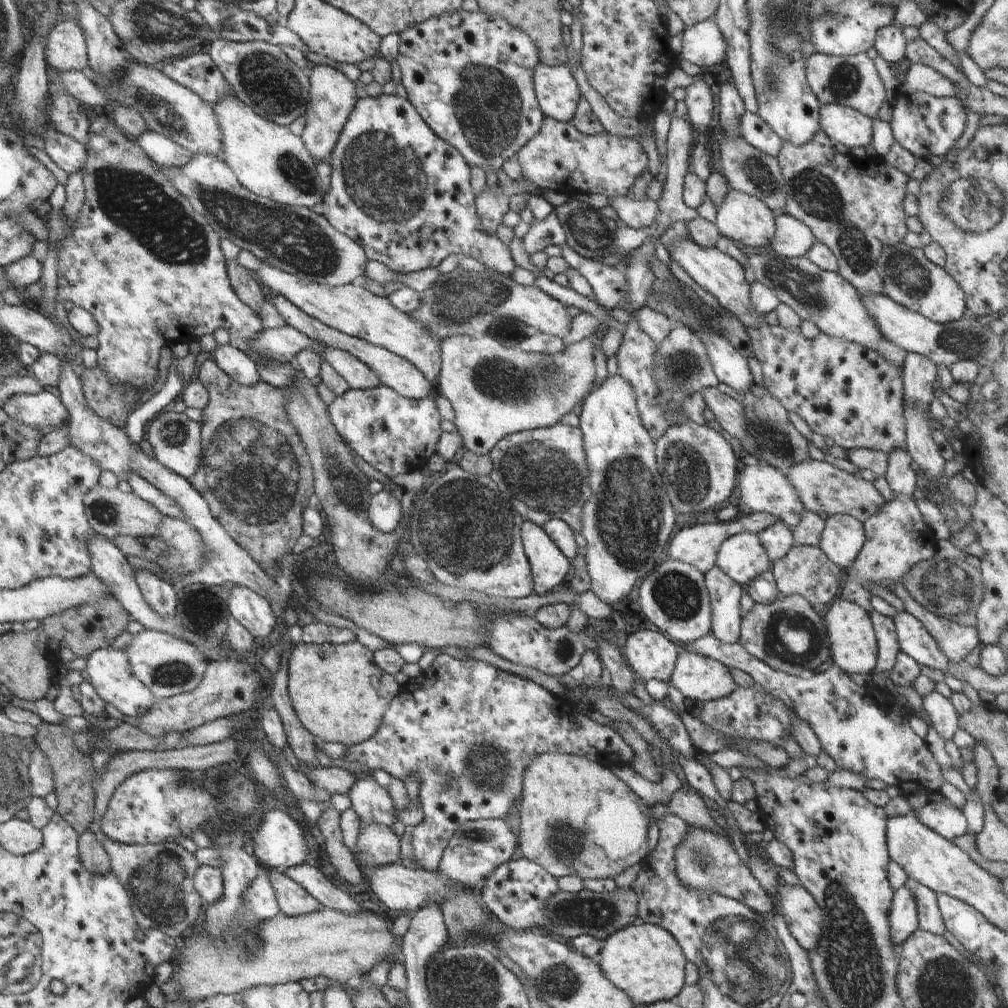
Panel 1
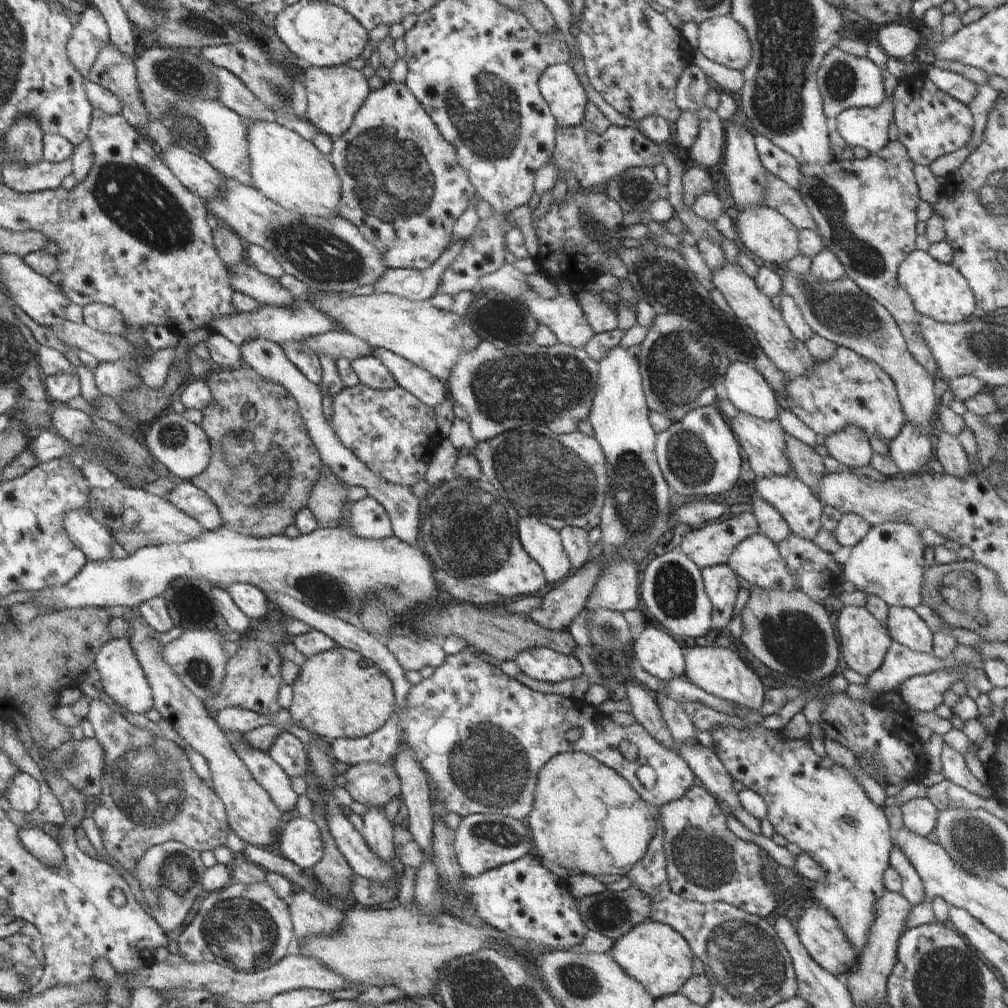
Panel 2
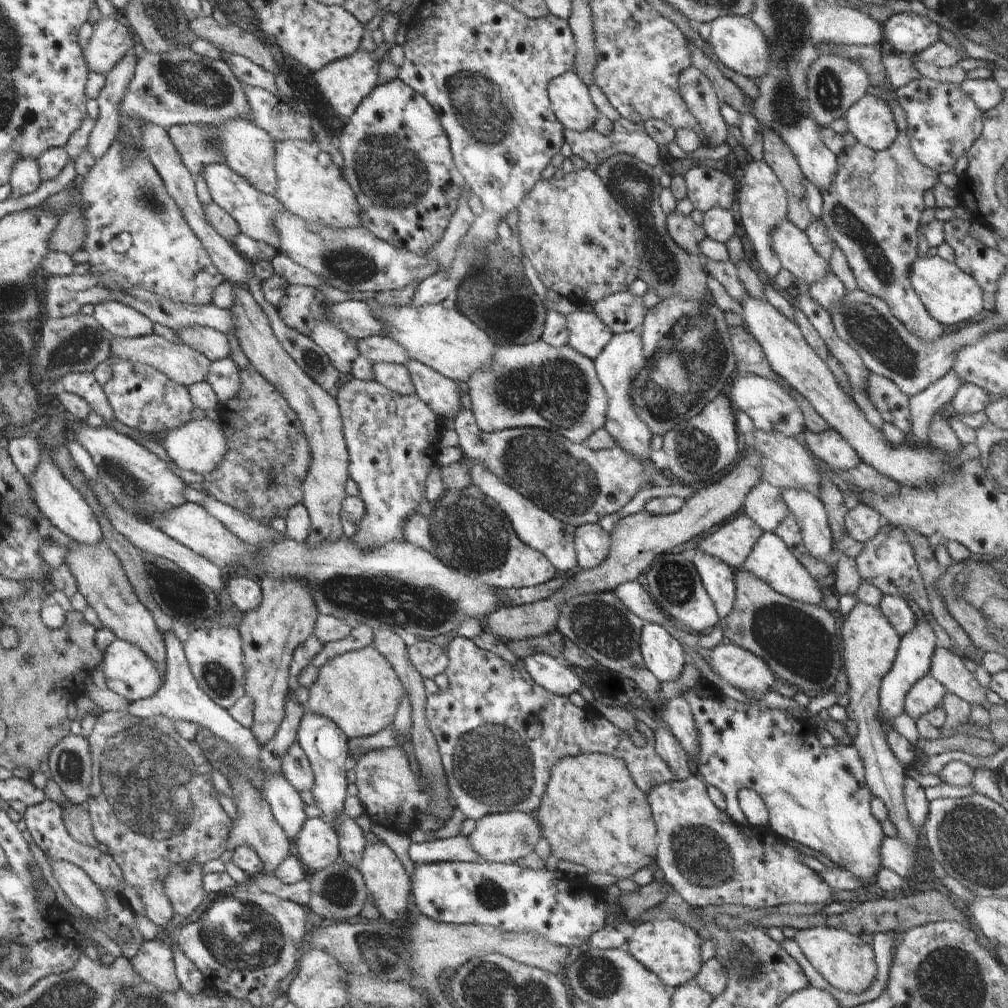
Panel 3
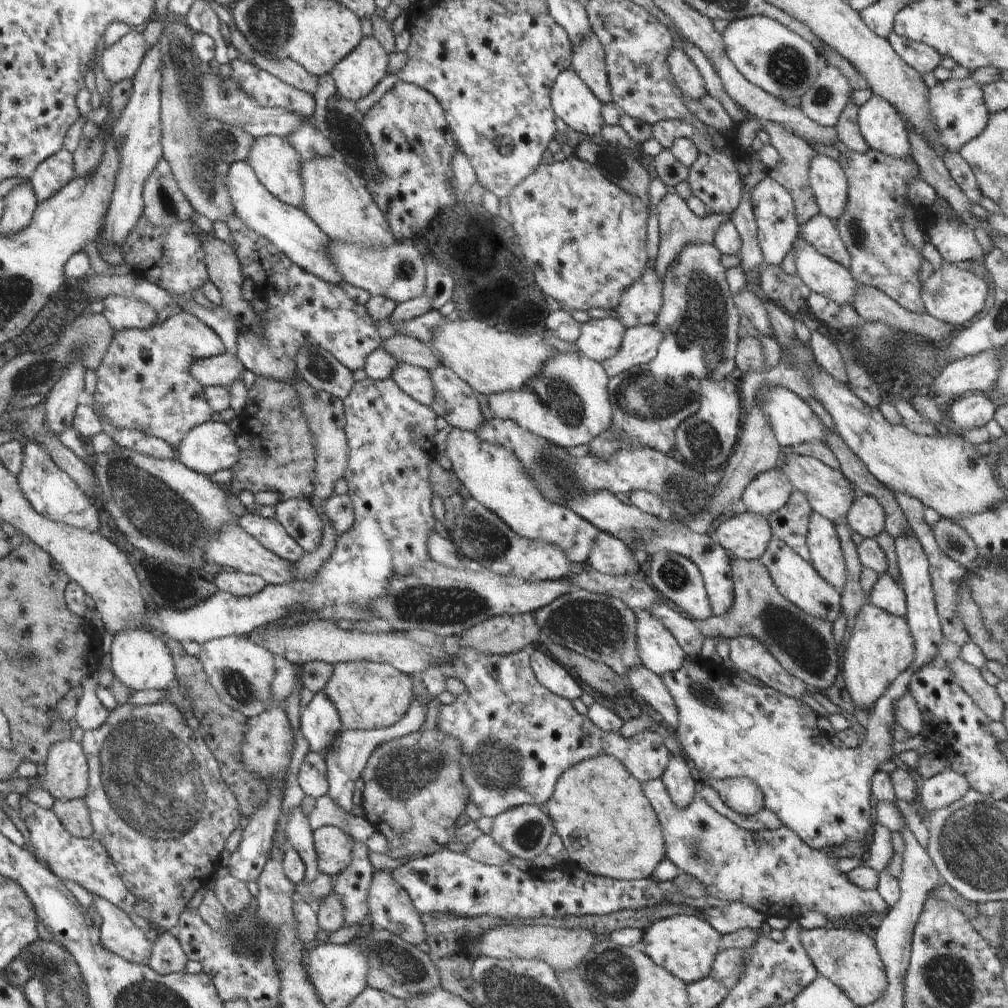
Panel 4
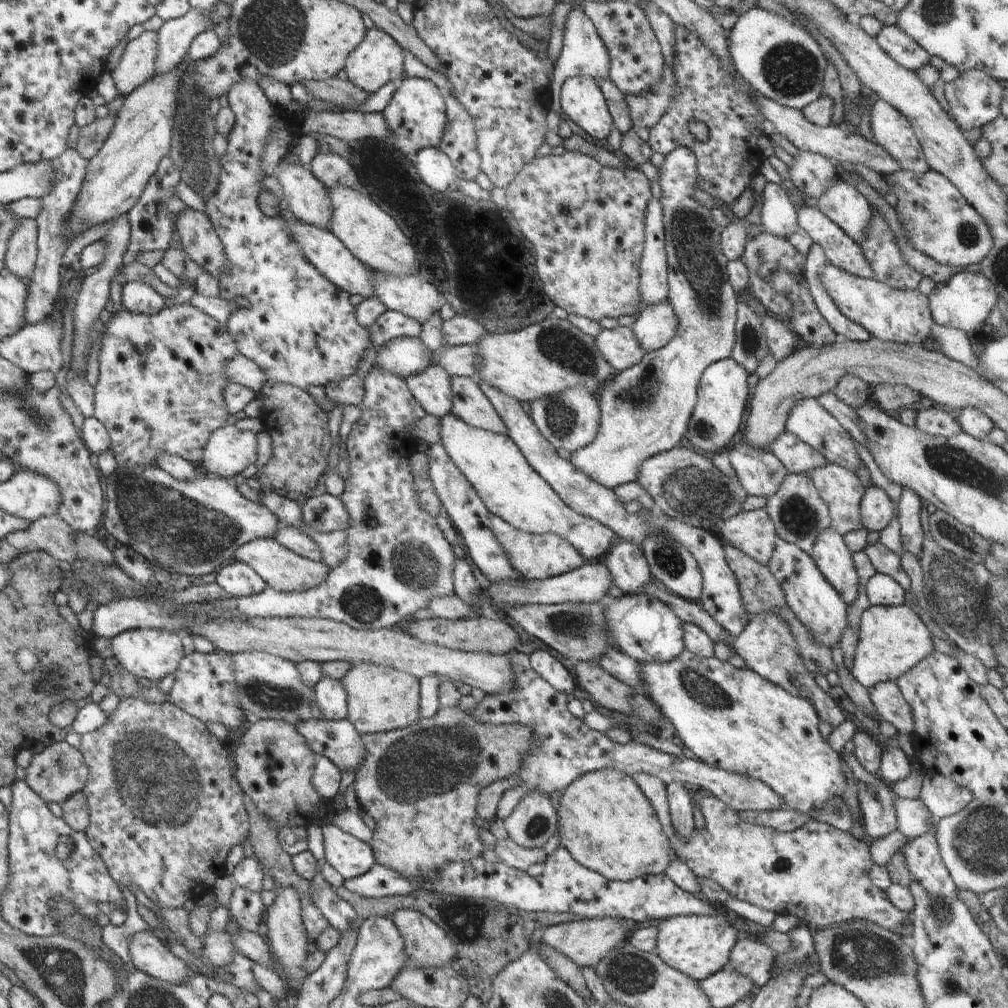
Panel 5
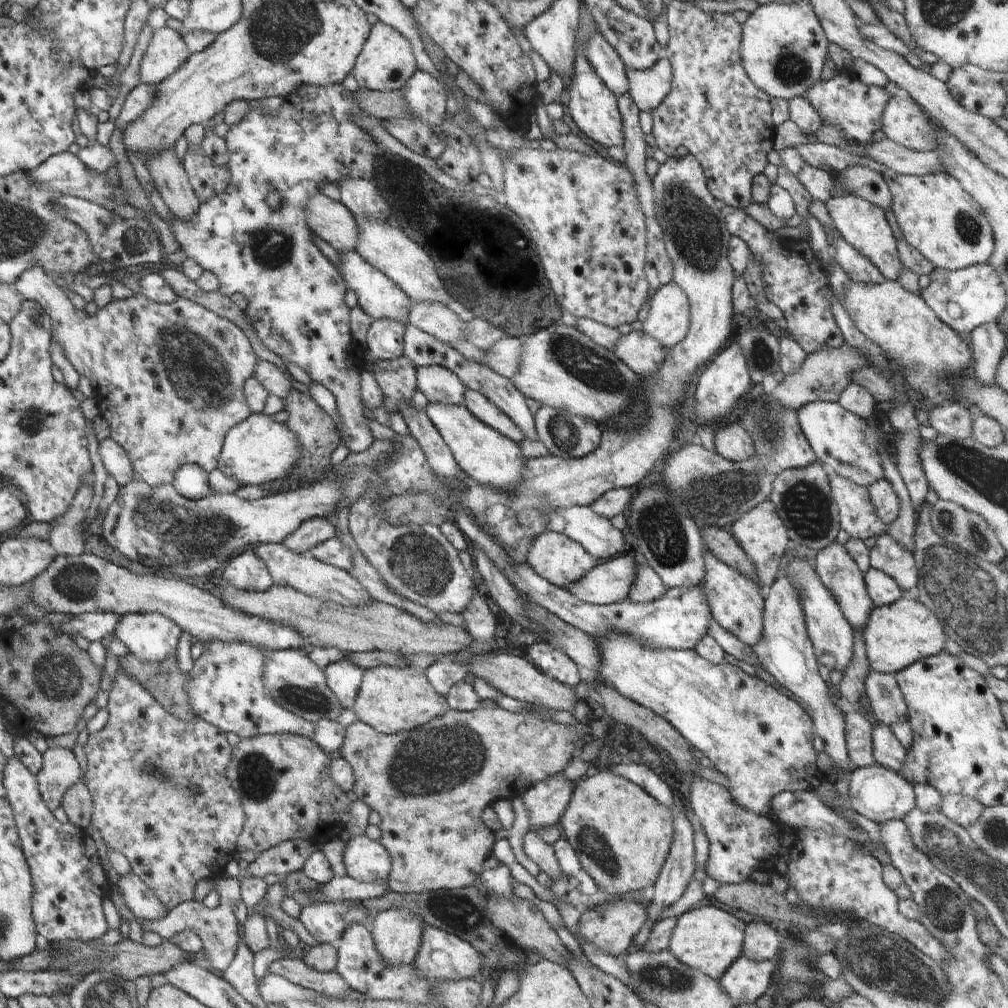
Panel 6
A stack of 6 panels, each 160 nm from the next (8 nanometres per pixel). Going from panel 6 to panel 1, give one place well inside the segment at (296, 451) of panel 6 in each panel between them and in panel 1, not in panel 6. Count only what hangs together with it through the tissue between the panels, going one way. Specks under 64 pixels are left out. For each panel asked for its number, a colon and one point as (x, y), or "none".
1: (175, 439)
2: (183, 448)
3: (200, 445)
4: (212, 446)
5: (229, 450)

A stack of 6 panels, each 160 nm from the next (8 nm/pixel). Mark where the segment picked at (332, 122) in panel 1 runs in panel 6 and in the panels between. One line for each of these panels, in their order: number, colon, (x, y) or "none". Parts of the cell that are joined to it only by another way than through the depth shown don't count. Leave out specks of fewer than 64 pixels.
2: (335, 93)
3: (346, 82)
4: (356, 75)
5: (377, 60)
6: (386, 62)

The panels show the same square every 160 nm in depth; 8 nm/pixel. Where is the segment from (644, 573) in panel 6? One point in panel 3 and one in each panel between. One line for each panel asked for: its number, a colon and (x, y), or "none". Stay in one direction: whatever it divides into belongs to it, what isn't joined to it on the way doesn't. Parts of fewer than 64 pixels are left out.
3: (592, 544)
4: (610, 556)
5: (625, 560)

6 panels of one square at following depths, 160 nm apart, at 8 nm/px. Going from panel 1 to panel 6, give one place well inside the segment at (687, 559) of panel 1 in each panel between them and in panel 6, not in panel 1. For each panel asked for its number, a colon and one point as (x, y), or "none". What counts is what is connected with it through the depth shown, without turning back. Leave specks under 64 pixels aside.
2: (712, 545)
3: (732, 543)
4: (746, 536)
5: (753, 532)
6: (760, 532)

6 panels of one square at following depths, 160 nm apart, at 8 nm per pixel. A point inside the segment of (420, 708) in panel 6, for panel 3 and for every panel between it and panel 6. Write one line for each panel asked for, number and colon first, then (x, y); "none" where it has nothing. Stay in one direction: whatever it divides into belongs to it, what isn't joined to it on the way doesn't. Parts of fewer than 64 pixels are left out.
3: (360, 691)
4: (368, 695)
5: (379, 699)

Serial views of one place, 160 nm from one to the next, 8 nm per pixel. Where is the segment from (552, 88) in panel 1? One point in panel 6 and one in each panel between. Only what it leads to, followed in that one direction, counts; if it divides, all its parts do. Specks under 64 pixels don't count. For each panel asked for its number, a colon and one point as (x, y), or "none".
2: (559, 86)
3: (570, 99)
4: (572, 101)
5: (582, 100)
6: (593, 106)

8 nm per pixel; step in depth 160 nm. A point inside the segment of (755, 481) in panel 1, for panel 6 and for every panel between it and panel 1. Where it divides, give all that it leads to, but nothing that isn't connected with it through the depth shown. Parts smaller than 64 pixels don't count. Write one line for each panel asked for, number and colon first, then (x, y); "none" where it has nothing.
2: (801, 510)
3: (810, 513)
4: (826, 554)
5: (831, 555)
6: (838, 572)

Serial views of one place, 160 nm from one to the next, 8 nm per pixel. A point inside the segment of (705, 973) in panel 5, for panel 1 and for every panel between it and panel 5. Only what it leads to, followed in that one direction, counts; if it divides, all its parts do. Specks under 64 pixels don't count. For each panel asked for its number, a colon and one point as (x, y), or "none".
1: (644, 960)
2: (659, 957)
3: (669, 948)
4: (685, 945)

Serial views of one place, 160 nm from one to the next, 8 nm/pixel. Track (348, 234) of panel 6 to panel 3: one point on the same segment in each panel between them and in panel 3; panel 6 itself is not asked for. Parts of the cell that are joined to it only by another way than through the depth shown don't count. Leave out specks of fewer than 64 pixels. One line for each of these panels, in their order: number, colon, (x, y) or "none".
3: (249, 151)
4: (277, 165)
5: (307, 197)

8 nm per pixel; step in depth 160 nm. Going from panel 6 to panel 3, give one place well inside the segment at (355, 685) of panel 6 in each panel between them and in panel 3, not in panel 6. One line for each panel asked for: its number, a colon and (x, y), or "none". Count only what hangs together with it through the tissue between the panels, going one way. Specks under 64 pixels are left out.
3: (325, 743)
4: (320, 721)
5: (331, 696)

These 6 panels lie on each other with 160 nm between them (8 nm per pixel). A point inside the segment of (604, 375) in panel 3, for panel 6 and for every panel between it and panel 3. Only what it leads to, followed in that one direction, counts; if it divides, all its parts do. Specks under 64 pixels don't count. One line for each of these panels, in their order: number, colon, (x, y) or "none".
4: (640, 343)
5: (655, 325)
6: (666, 318)

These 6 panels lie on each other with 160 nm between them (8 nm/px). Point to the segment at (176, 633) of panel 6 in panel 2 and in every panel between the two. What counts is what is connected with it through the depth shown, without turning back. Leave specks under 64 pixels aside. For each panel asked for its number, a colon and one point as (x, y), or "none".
2: (123, 680)
3: (129, 672)
4: (140, 660)
5: (148, 653)

